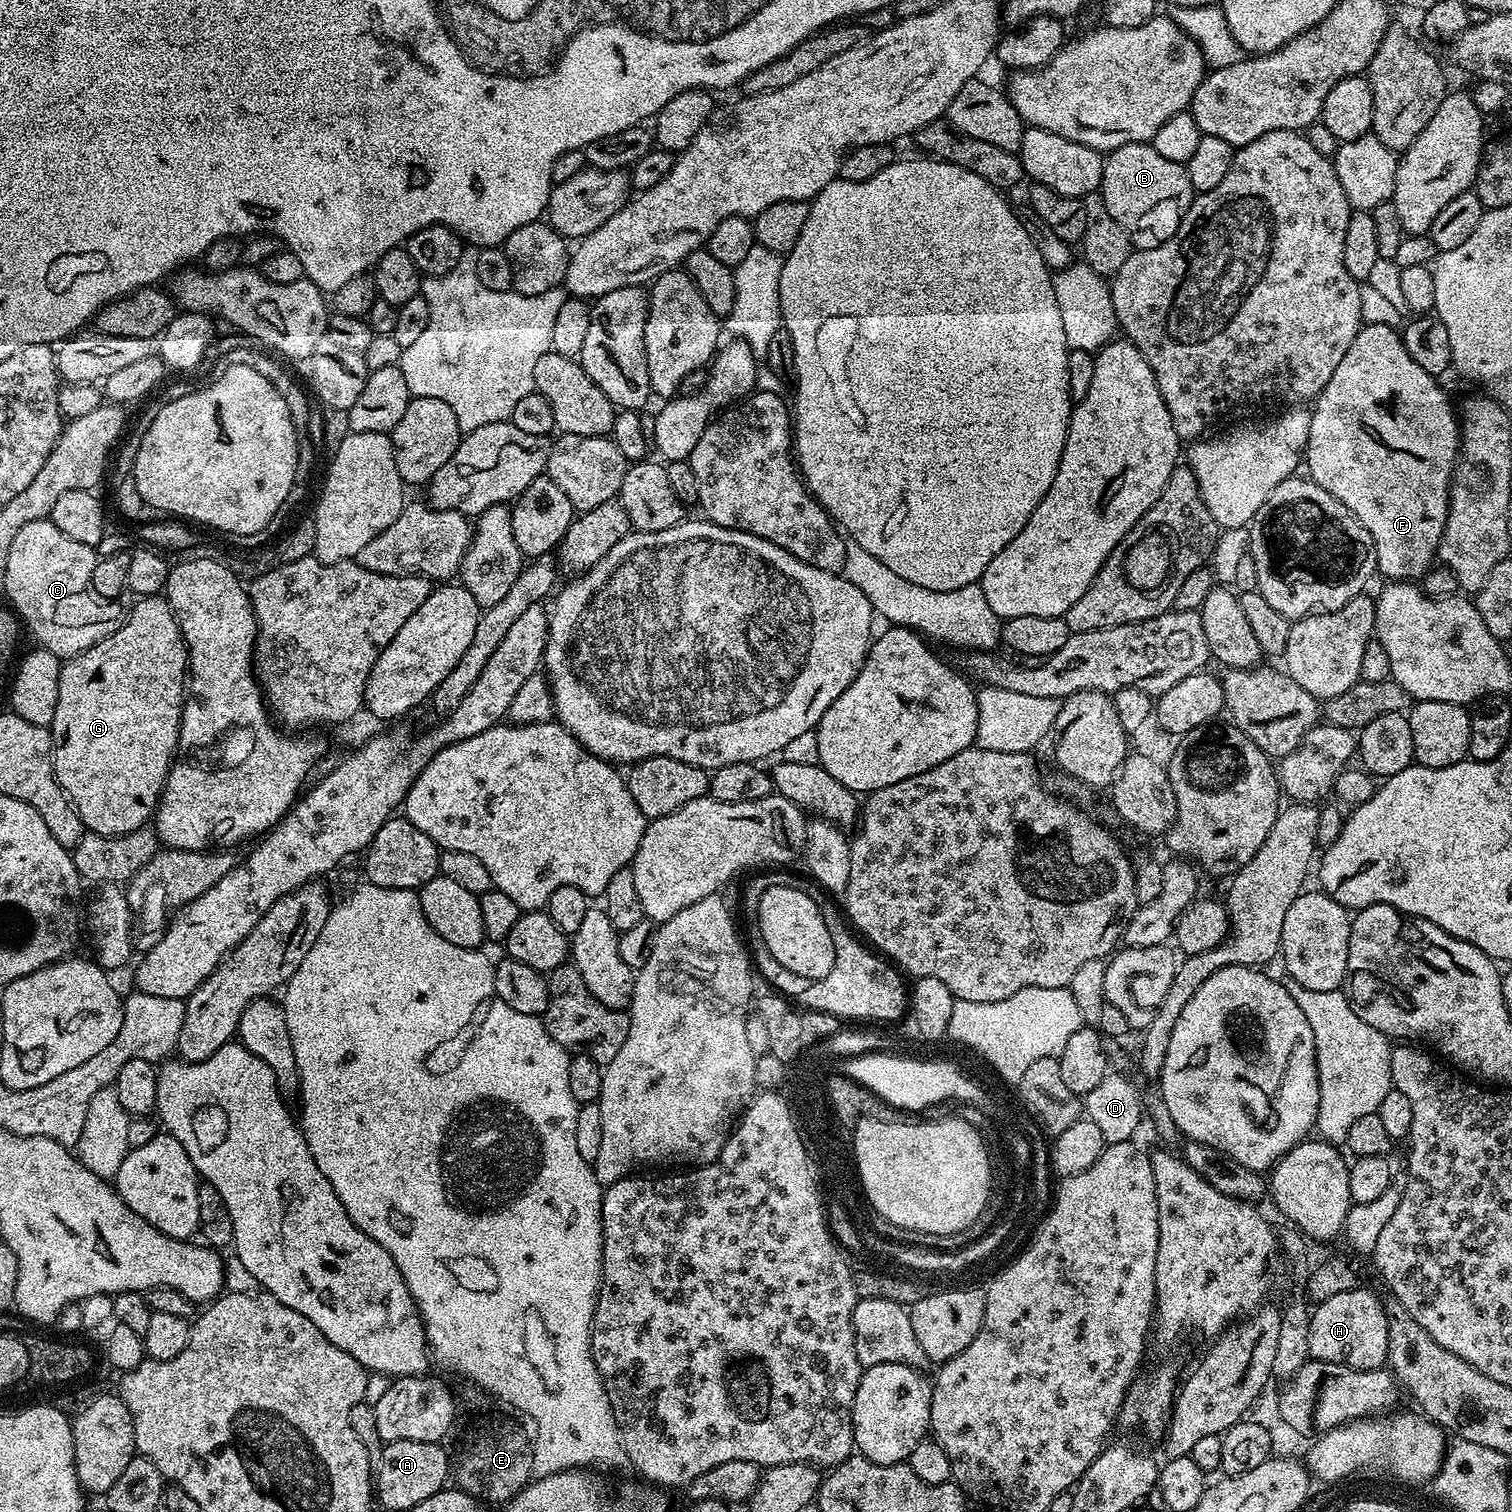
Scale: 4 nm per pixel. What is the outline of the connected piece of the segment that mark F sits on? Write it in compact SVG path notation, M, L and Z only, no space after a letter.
M1364 324L1359 334L1350 342L1350 350L1346 350L1346 355L1342 357L1342 362L1338 362L1338 370L1330 374L1330 382L1320 391L1310 411L1312 421L1310 422L1310 434L1308 435L1308 447L1306 449L1307 475L1326 494L1338 498L1346 510L1360 525L1368 531L1372 539L1372 550L1374 553L1374 564L1380 572L1392 582L1412 582L1423 577L1426 569L1433 563L1440 547L1440 539L1444 533L1444 523L1448 513L1448 490L1454 475L1454 469L1458 463L1458 453L1460 451L1460 426L1458 423L1458 412L1452 409L1452 404L1448 401L1446 393L1440 389L1441 381L1437 377L1426 374L1410 354L1406 354L1404 337L1395 327L1390 325Z

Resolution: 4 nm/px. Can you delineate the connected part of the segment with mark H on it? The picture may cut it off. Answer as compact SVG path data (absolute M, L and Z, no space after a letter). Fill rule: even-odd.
M1357 1286L1342 1294L1334 1294L1334 1298L1319 1301L1311 1309L1308 1355L1313 1360L1345 1364L1358 1370L1383 1369L1388 1358L1388 1316L1384 1312L1384 1300L1370 1289Z

